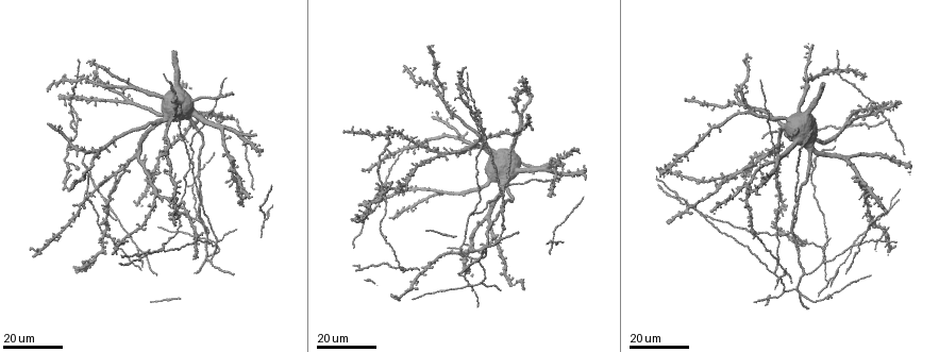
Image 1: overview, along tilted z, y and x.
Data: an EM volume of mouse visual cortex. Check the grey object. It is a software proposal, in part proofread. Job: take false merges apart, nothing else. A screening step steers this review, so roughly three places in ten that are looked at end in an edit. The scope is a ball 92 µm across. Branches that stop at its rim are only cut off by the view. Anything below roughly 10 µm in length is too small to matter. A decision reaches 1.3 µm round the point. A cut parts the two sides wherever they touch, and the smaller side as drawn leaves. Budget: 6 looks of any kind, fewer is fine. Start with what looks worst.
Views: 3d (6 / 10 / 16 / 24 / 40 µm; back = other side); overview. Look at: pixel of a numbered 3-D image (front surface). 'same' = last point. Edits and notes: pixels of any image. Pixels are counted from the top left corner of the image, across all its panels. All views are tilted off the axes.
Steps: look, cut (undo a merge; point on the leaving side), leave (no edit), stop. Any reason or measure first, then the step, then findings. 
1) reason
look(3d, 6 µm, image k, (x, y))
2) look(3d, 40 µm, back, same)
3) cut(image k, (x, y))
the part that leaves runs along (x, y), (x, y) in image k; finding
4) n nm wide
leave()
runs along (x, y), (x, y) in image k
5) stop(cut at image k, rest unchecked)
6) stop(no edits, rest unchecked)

branch point
look(3d, 24 µm, image 1, (886, 122))

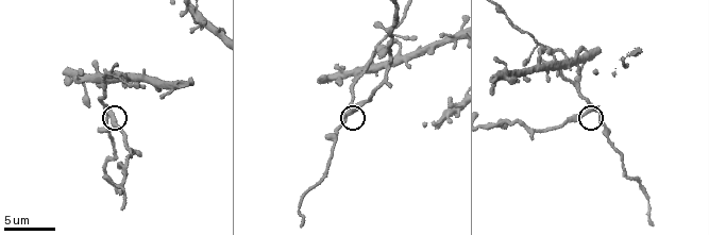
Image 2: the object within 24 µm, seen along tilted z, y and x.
closer look
look(3d, 10 µm, image 2, (590, 111))

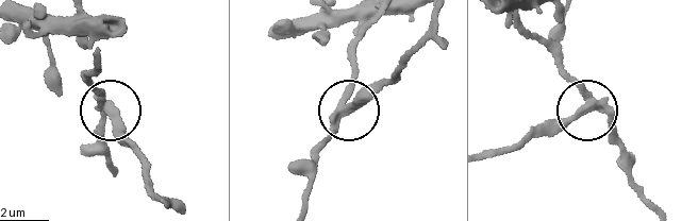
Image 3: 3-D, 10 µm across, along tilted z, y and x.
cut(image 3, (116, 133))
the part that leaves runs along (592, 101), (512, 146), (485, 151) in image 3; two cells meet here

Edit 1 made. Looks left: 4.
see it whole again
look(overview)

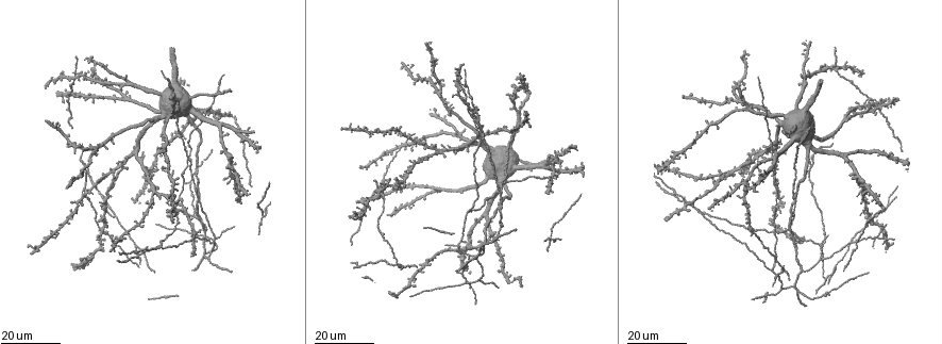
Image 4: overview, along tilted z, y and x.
sudden change in width
look(3d, 16 µm, image 4, (548, 190))

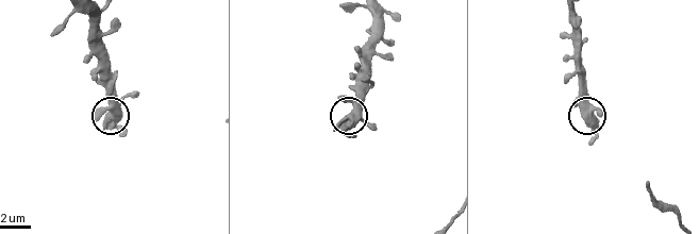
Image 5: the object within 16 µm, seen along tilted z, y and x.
look(3d, 10 µm, image 5, (590, 104))

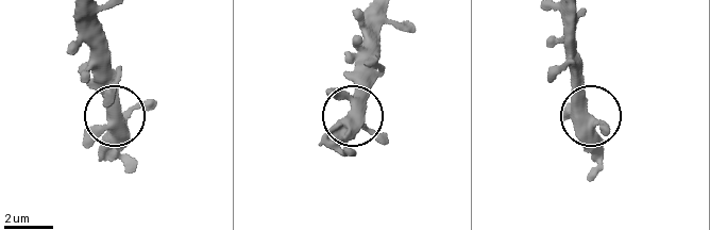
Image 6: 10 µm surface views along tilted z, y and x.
430 nm wide
leave()
runs along (372, 17), (361, 78), (339, 134), (355, 152) in image 6; all the same cell

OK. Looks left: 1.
stop(cut at image 3, rest unchecked)

